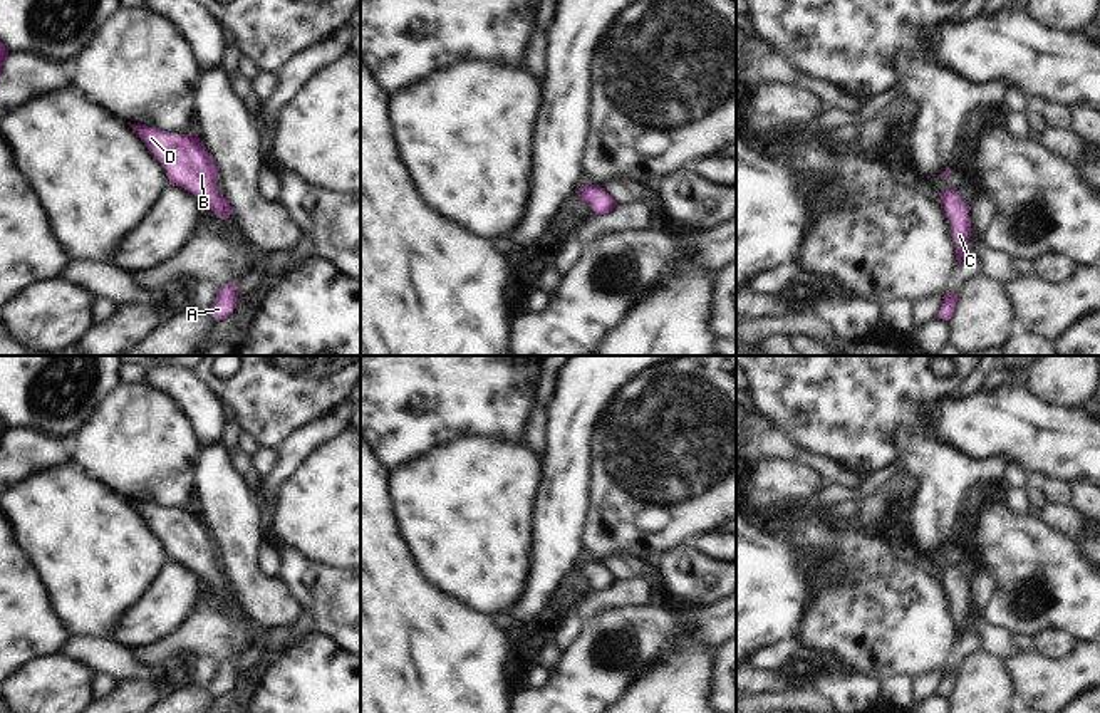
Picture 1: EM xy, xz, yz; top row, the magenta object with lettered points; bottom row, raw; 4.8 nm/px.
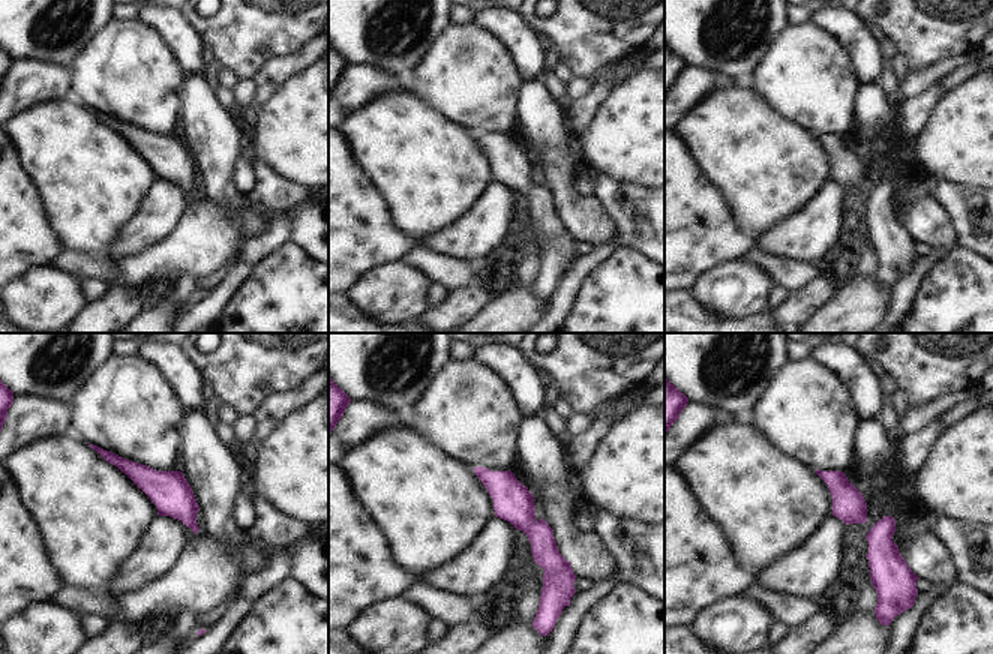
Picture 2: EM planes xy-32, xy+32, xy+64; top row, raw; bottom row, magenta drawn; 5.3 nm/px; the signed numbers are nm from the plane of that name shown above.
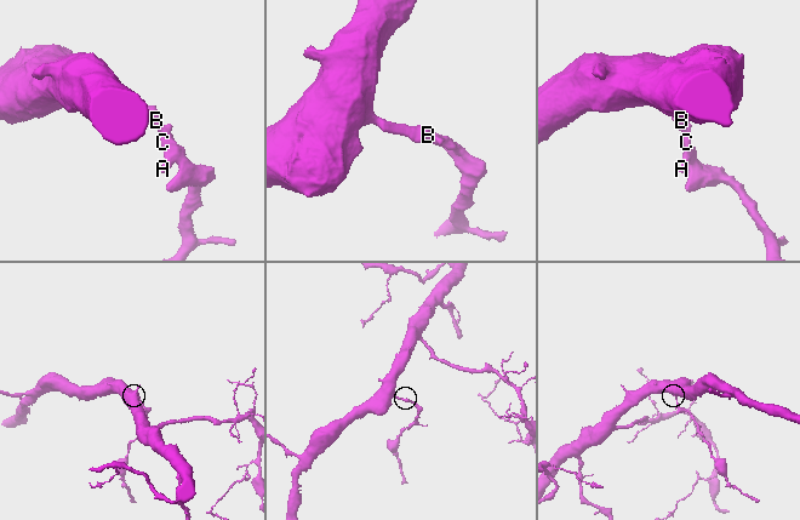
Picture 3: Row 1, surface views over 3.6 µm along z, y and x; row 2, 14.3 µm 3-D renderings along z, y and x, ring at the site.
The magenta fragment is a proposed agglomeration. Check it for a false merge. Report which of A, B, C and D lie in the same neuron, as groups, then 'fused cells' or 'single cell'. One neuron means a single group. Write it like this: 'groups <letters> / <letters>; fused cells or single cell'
groups A B C D; single cell

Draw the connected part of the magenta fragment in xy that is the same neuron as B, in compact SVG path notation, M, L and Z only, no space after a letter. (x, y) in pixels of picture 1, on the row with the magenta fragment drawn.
M127 124L169 173L169 185L191 191L221 218L233 213L226 198L216 190L220 174L198 134L168 134L158 128Z

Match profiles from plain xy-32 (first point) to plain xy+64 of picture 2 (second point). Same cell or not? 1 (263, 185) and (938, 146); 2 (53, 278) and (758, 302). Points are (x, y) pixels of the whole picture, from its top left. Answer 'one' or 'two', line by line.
1: two
2: one

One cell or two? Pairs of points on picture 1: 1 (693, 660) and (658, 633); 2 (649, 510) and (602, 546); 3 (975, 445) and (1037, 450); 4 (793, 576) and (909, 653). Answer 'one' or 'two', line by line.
1: two
2: one
3: one
4: two

